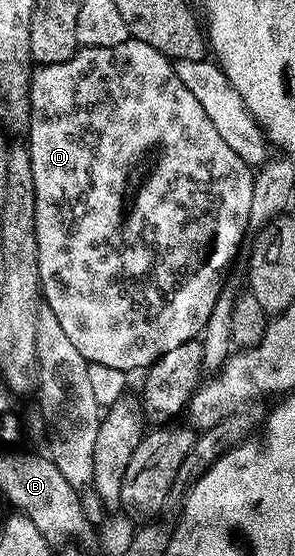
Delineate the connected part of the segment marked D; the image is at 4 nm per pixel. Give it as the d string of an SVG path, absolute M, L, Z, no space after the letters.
M134 39L125 43L117 43L117 47L80 47L75 50L75 54L61 63L52 65L40 65L32 72L31 75L31 127L29 130L29 148L31 150L31 162L33 163L33 185L35 187L35 198L37 199L37 261L39 262L39 287L41 290L42 300L57 315L57 323L61 323L61 331L81 351L81 355L92 365L101 367L117 367L117 371L131 375L134 369L146 371L151 368L151 364L161 355L169 351L174 351L176 347L181 347L181 343L194 341L202 334L206 327L207 320L213 312L214 304L225 290L223 276L227 273L227 268L235 261L235 256L239 253L239 248L243 245L243 236L249 233L248 225L250 203L253 196L254 176L252 166L245 164L241 155L236 155L233 150L227 146L225 139L217 135L213 122L209 115L205 115L201 103L197 103L197 98L192 95L186 88L181 79L177 79L177 71L174 64L167 58L164 53L158 53L149 43L141 43Z

